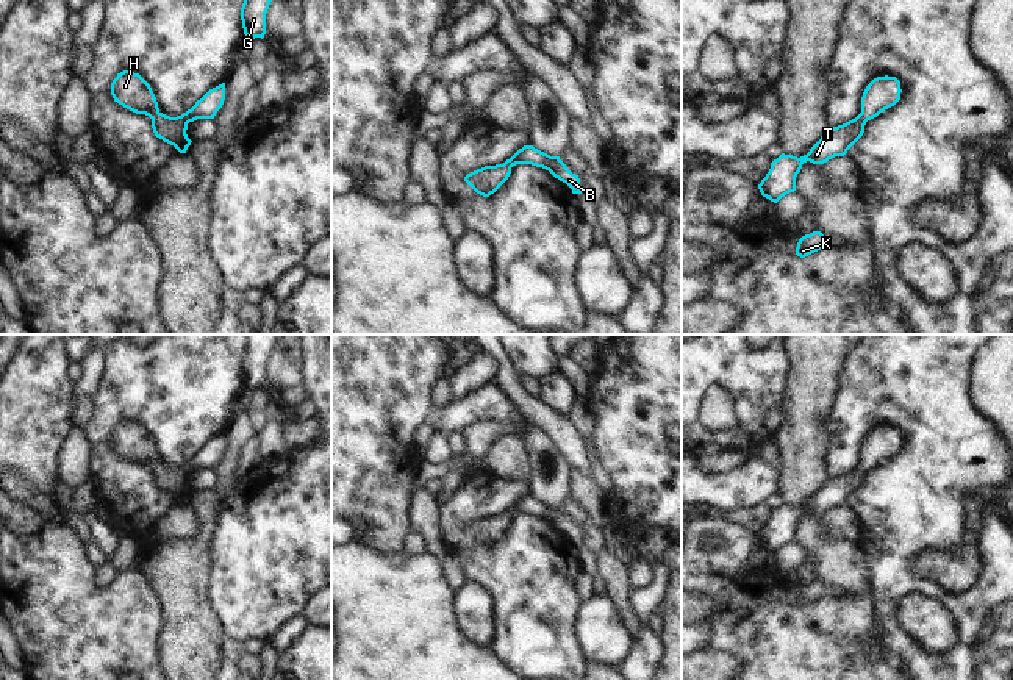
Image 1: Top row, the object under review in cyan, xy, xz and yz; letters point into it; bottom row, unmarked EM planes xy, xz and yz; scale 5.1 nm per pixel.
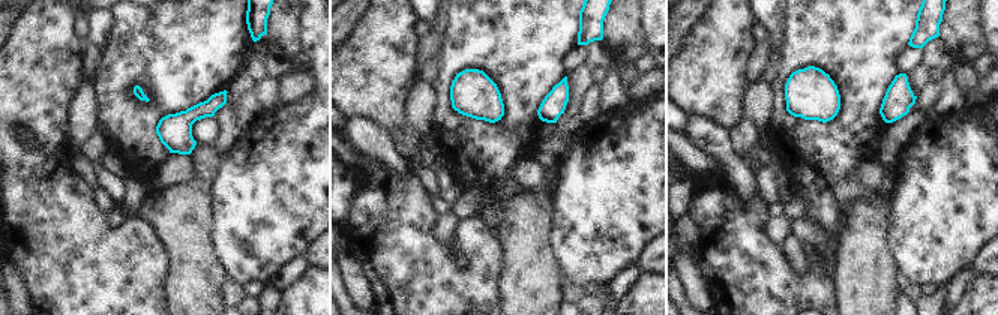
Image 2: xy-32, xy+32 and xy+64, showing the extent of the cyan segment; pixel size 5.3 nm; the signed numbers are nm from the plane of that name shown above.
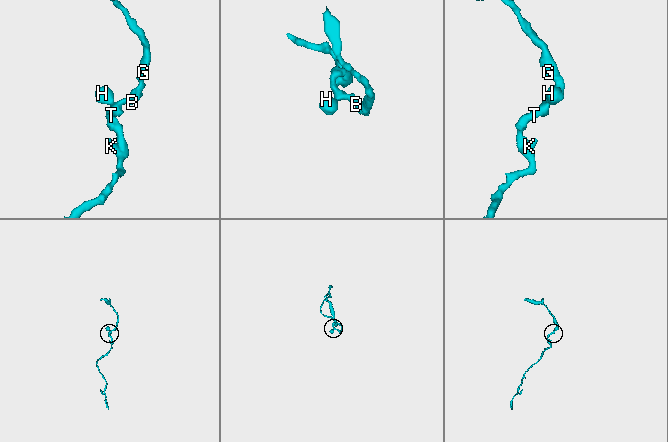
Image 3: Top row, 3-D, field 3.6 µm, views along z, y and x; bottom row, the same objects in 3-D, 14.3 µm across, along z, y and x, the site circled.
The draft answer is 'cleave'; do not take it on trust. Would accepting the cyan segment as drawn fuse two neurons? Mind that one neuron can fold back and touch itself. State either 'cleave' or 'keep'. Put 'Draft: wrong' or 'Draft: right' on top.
Draft: wrong
keep

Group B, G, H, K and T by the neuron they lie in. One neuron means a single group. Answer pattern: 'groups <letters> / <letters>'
groups B G H K T

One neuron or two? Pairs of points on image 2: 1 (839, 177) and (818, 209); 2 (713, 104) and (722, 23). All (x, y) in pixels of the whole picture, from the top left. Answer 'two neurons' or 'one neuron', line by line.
1: one neuron
2: one neuron

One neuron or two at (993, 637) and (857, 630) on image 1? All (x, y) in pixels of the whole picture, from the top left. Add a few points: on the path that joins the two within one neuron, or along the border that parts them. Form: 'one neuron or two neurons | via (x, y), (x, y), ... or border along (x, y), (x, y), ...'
two neurons | border along (871, 593), (876, 618)

